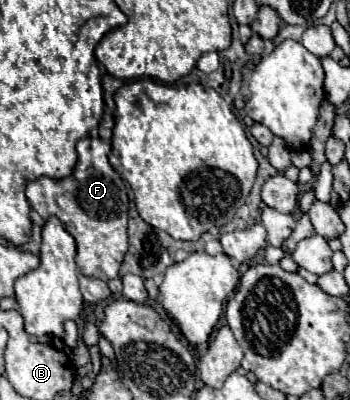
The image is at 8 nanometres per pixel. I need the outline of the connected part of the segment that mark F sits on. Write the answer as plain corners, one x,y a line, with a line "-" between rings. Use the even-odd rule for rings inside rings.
87,137
77,143
77,165
71,175
63,179
39,177
25,185
29,205
45,219
49,215
59,217
65,231
69,231
77,243
75,263
81,275
97,277
103,281
119,277
119,265
127,247
127,187
117,171
107,161
109,143
103,139

